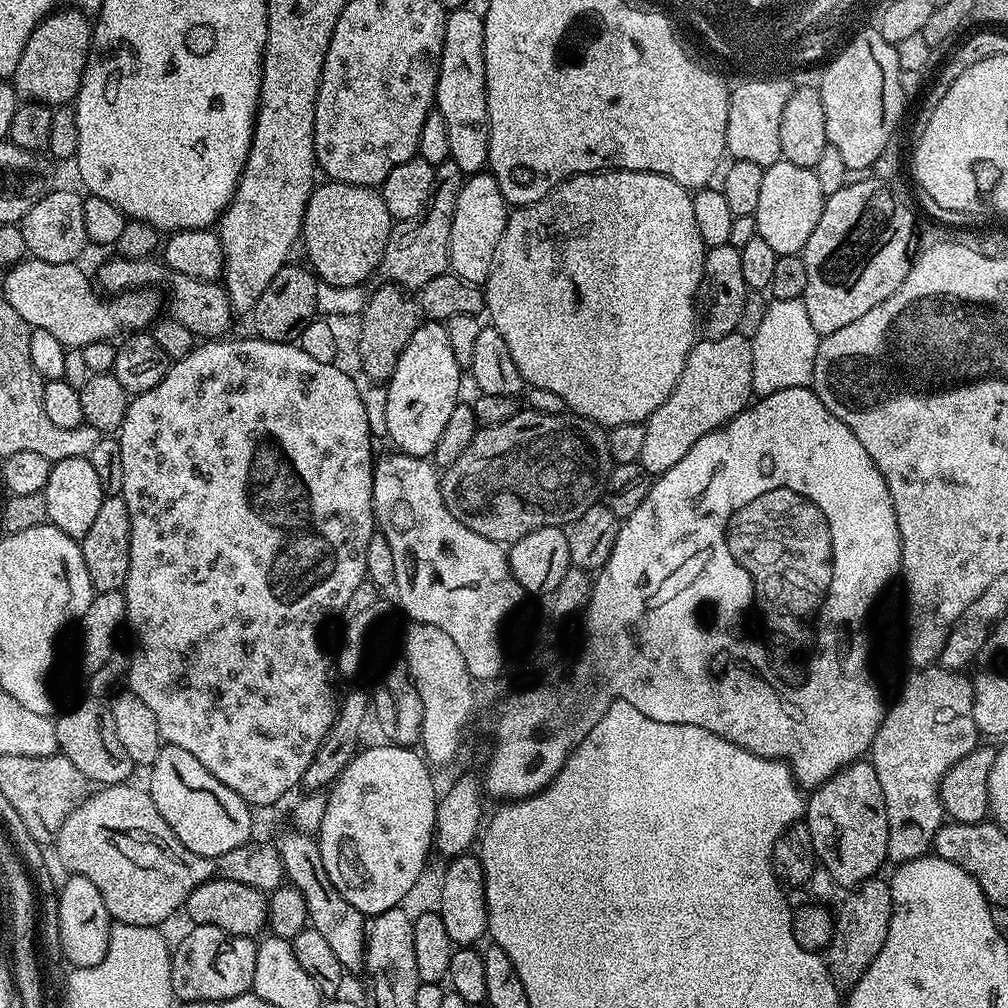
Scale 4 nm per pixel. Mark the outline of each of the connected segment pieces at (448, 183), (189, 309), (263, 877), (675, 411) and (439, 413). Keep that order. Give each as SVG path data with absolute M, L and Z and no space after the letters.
M450 159L435 165L432 195L424 203L420 215L409 220L395 221L392 225L384 260L379 267L379 271L384 272L385 281L404 290L419 290L426 286L426 282L430 282L430 278L438 278L438 274L449 271L450 226L454 222L454 206L465 179L466 173L458 170L456 163Z
M119 254L113 255L113 257L113 260L106 261L105 264L97 270L96 276L94 272L95 283L99 285L105 293L115 294L129 290L148 290L153 286L160 286L156 284L165 284L165 286L168 287L168 296L166 292L167 315L171 317L171 319L182 322L182 326L186 326L186 330L190 330L193 337L203 338L205 341L210 341L219 340L225 334L231 333L228 331L232 328L234 313L232 305L228 303L228 292L224 289L223 283L214 280L190 278L186 274L178 274L177 272L172 272L170 274L169 269L156 258L149 258L146 260L128 260L125 256L121 256Z
M132 782L113 784L93 791L87 800L83 800L62 822L56 832L54 845L60 860L69 869L69 873L90 878L94 886L98 886L98 894L102 894L102 902L106 902L106 910L110 910L113 921L130 926L164 926L175 912L179 913L190 894L202 882L217 876L230 882L242 882L254 890L271 894L277 887L285 883L284 864L280 861L280 849L275 843L256 844L249 842L230 850L230 854L213 857L194 854L170 830L166 818L158 814L158 806L154 806L152 796L143 787L135 788Z
M737 331L713 340L697 339L686 358L678 386L674 386L670 398L666 398L666 402L662 402L662 406L643 423L640 465L653 477L670 470L670 466L682 462L698 438L706 438L706 434L723 428L749 407L753 396L751 339Z
M440 322L417 323L410 342L394 366L394 374L386 382L388 401L384 404L384 424L395 447L406 456L431 457L438 437L454 406L461 399L460 375L462 369L450 346L447 327Z

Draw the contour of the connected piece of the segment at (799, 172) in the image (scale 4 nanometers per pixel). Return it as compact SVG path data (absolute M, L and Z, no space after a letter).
M781 159L765 168L762 174L762 190L756 211L756 235L768 243L777 256L795 256L803 253L818 218L822 218L825 197L818 187L818 178L811 168L794 166L794 162Z

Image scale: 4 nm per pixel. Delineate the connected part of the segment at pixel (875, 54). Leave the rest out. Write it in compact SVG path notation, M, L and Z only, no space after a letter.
M865 30L857 34L844 56L835 59L830 67L820 72L818 87L822 110L826 114L828 142L834 146L834 150L841 152L849 173L860 174L863 168L864 171L871 169L872 163L885 149L886 142L897 135L896 127L900 124L900 115L906 105L899 82L900 71L895 47L887 44L877 31Z

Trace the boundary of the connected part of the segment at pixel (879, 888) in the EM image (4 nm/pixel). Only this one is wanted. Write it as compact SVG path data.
M880 876L864 880L863 883L851 889L833 921L832 936L825 950L825 964L837 983L853 984L869 968L870 962L877 956L878 951L889 933L890 918L892 917L891 885Z

